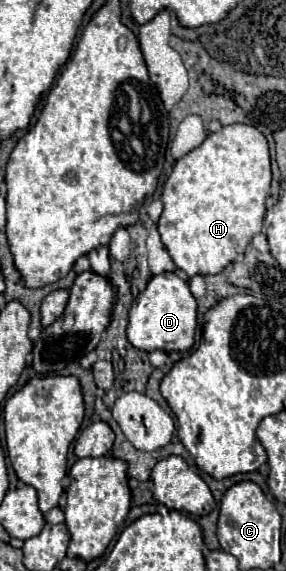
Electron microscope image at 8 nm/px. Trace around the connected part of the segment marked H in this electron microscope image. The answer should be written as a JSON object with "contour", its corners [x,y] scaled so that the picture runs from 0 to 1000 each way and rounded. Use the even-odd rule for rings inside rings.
{"contour":[[[797,219],[755,233],[734,233],[699,257],[622,278],[601,306],[573,320],[566,359],[573,370],[552,387],[552,408],[566,426],[657,485],[678,482],[762,482],[797,461],[811,461],[888,412],[916,405],[930,373],[930,349],[944,342],[944,264],[930,240],[888,219]]]}

